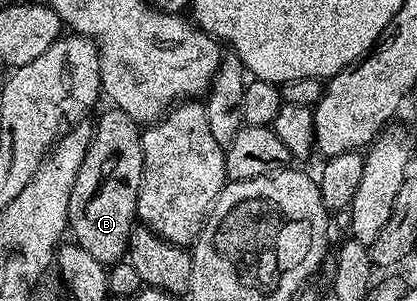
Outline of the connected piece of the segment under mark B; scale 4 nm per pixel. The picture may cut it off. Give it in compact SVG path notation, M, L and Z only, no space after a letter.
M107 108L107 111L100 116L99 123L94 123L91 131L91 143L85 152L85 160L81 160L81 168L77 168L77 180L73 180L73 192L69 192L67 224L70 237L81 248L85 248L85 252L89 252L89 256L93 256L93 260L104 264L124 261L131 245L131 231L137 226L135 209L142 175L143 139L140 123L125 116L125 112Z

